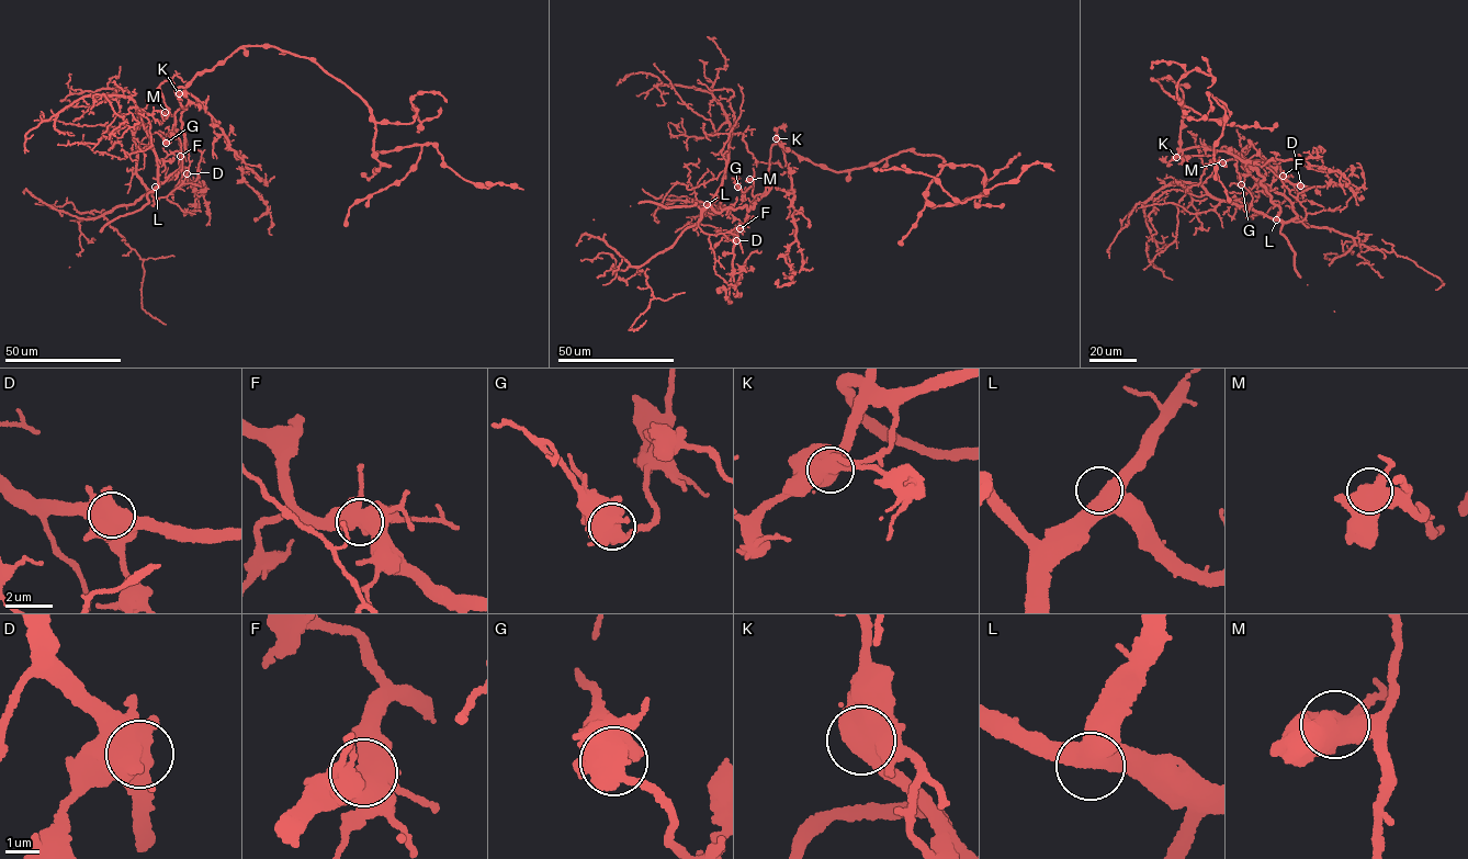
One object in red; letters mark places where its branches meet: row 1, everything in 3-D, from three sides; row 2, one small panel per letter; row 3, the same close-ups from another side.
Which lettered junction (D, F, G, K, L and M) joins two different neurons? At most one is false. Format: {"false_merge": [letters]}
{"false_merge": ["K"]}

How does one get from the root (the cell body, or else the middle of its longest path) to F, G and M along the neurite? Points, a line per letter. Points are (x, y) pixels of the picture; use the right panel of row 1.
F: (1181, 130), (1177, 149), (1182, 154), (1212, 155), (1224, 146), (1250, 160), (1264, 160), (1283, 176)
G: (1181, 130), (1177, 149), (1182, 154), (1212, 155), (1224, 146), (1244, 158), (1248, 173), (1241, 184)
M: (1181, 130), (1177, 149), (1182, 154), (1212, 155), (1224, 146), (1226, 150), (1232, 149), (1238, 155), (1222, 162)

